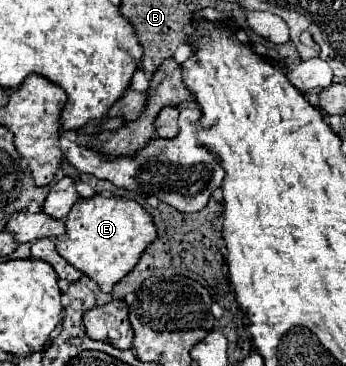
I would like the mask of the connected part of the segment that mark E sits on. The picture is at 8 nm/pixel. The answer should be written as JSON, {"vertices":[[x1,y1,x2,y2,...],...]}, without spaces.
{"vertices":[[98,194,74,204,66,216,66,234,56,238,56,250,66,262,88,274,102,292,110,292,112,286,136,266,140,254,154,238,156,226,152,216,138,202,126,198,104,198]]}

